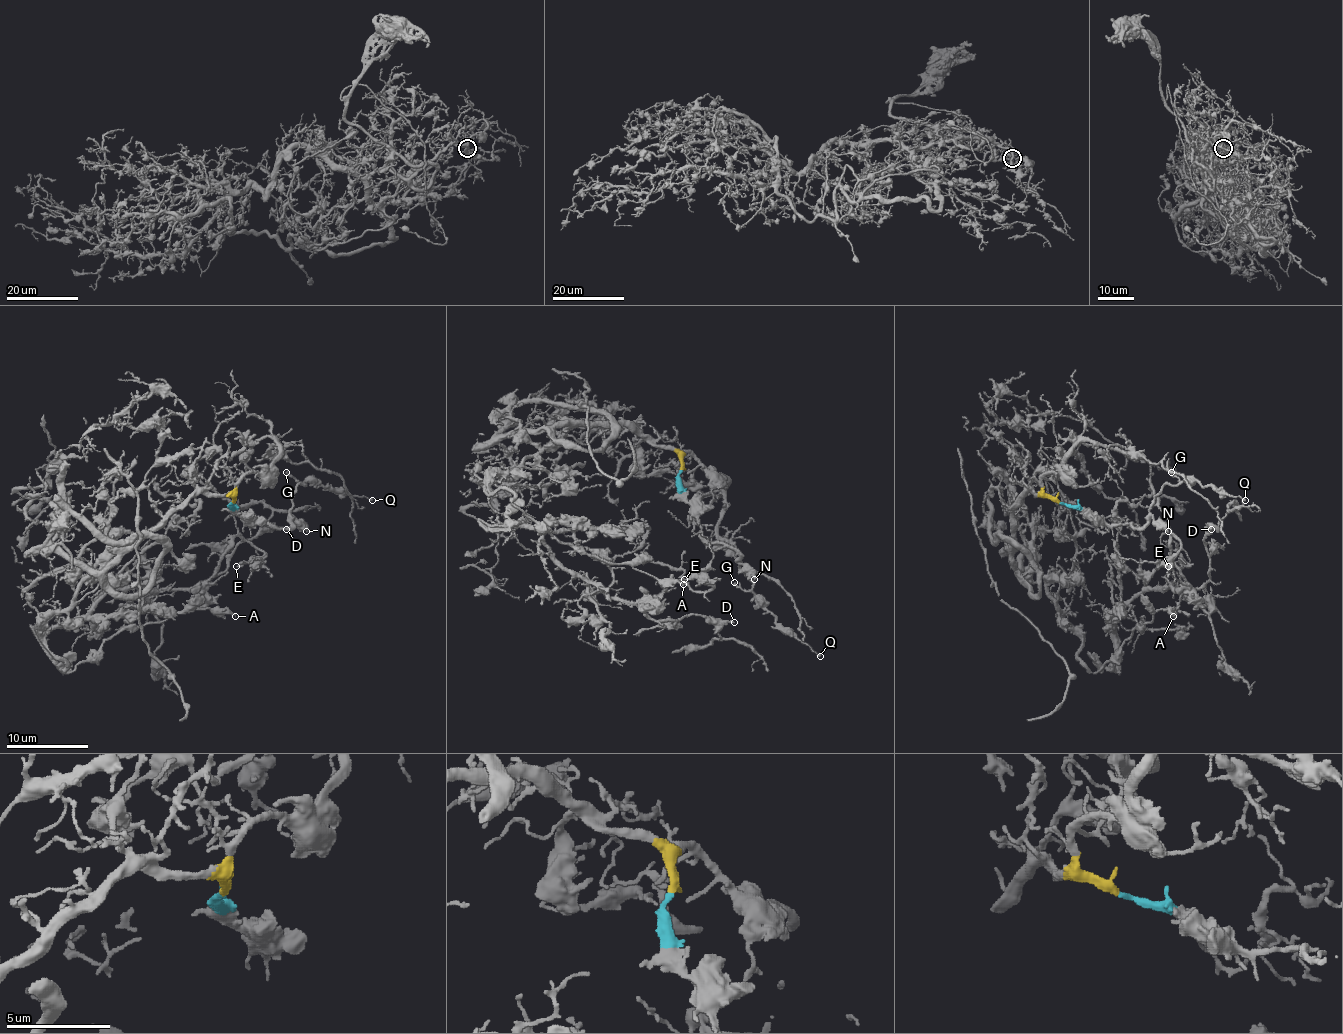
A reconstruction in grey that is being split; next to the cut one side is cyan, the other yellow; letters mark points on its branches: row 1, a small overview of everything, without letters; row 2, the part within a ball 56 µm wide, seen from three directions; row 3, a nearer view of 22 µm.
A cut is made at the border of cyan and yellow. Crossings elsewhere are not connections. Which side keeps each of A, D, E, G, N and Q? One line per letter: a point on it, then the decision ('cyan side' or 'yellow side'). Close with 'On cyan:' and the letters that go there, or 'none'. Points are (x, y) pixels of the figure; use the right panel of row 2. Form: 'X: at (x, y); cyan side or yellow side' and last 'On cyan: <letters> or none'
A: at (1173, 616); yellow side
D: at (1211, 529); yellow side
E: at (1168, 566); yellow side
G: at (1171, 472); cyan side
N: at (1168, 531); cyan side
Q: at (1245, 500); cyan side
On cyan: G, N, Q

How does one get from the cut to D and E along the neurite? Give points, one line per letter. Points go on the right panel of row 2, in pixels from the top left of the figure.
D: (1059, 503), (1014, 507), (1014, 562), (1040, 570), (1091, 672), (1114, 664), (1120, 607), (1208, 580), (1212, 529)
E: (1059, 503), (1014, 507), (1014, 562), (1091, 672), (1116, 611), (1191, 588), (1173, 535), (1169, 566)

